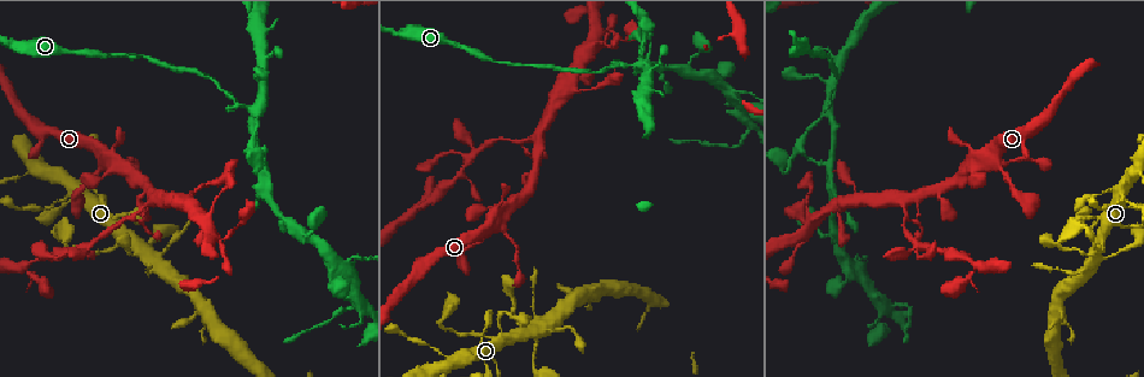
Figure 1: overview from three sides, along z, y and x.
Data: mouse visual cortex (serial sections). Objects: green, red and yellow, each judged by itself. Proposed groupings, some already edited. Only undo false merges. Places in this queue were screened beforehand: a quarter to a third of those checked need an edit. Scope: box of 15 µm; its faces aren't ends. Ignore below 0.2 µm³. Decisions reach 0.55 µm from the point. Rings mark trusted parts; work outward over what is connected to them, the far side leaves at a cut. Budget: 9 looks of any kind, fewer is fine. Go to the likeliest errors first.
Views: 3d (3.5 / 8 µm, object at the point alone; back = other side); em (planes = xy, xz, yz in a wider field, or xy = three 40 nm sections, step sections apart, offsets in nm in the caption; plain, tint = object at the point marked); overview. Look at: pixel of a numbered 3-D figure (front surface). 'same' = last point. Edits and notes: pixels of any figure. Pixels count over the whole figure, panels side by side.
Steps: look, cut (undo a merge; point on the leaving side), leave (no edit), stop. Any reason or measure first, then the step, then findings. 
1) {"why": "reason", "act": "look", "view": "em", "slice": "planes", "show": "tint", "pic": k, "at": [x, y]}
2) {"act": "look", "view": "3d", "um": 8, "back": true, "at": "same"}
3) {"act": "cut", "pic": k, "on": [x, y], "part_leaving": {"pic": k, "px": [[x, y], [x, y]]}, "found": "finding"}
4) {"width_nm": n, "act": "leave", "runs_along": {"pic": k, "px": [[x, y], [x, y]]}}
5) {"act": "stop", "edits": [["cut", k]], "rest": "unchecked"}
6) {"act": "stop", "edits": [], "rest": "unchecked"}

{"why": "thick turns thin", "act": "look", "view": "3d", "um": 3.5, "pic": 1, "at": [1103, 234]}

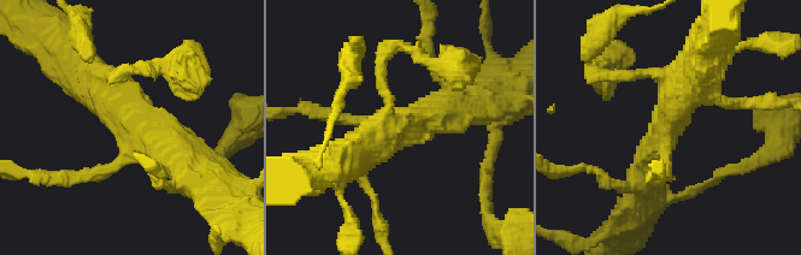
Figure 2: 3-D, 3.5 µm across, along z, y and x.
{"arms": 3, "arm_widths_nm": [150, 450, 500], "act": "look", "view": "em", "slice": "xy", "step": 2, "show": "tint", "pic": 2, "at": [416, 121]}

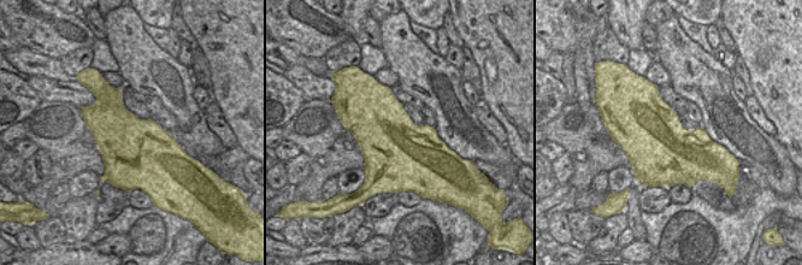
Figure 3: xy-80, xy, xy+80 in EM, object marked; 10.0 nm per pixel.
{"act": "leave", "runs_along": {"pic": 2, "px": [[88, 78], [206, 178]]}, "found": "continuous, no second cell"}

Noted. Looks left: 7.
{"act": "look", "view": "3d", "um": 3.5, "pic": 1, "at": [527, 65]}

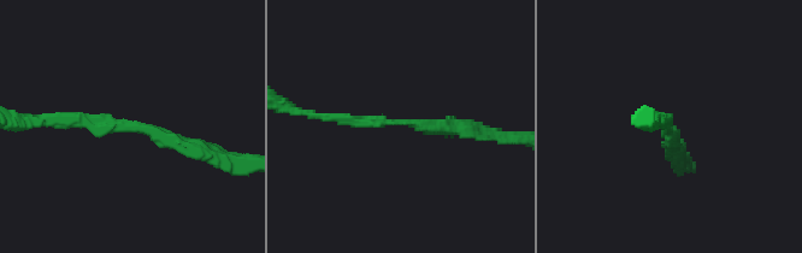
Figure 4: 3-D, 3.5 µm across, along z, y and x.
{"arm_widths_nm": [150, 200], "why": "shape alone is not enough", "act": "look", "view": "em", "slice": "xy", "step": 5, "show": "tint", "pic": 4, "at": [132, 128]}

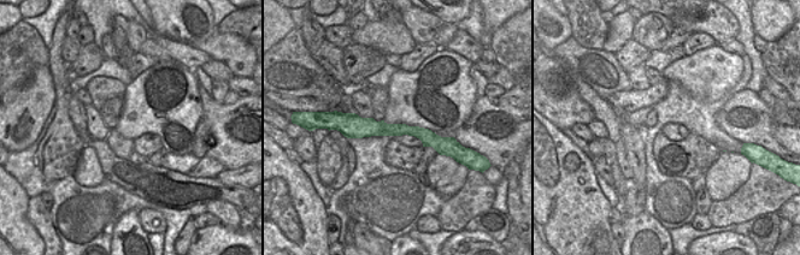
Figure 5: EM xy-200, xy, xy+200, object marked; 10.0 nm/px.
{"width_nm": 150, "act": "leave", "runs_along": {"pic": 4, "px": [[49, 119], [153, 130], [205, 152]]}, "found": "continuous, no second cell"}

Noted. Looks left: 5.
{"why": "four or more arms meet", "act": "look", "view": "3d", "um": 8, "pic": 1, "at": [831, 109]}

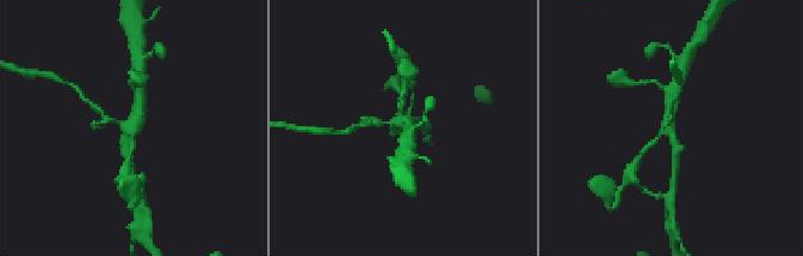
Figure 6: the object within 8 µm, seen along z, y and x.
{"act": "look", "view": "em", "slice": "xy", "step": 5, "show": "tint", "pic": 6, "at": [393, 125]}

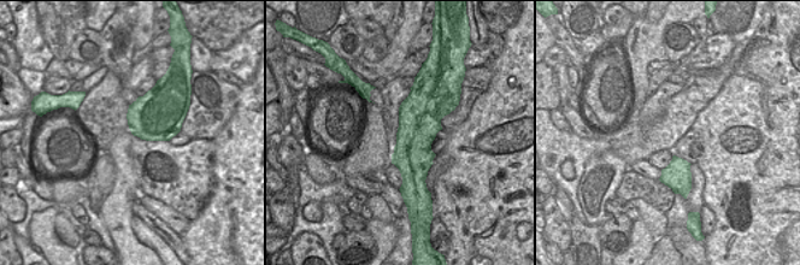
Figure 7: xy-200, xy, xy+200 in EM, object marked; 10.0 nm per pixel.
{"arms": 4, "act": "cut", "pic": 6, "on": [140, 123], "part_leaving": {"pic": 6, "px": [[105, 115], [128, 130], [128, 153]]}, "found": "two cells meet here"}

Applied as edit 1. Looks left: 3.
{"act": "stop", "edits": [["cut", 6]], "rest": "unchecked"}

